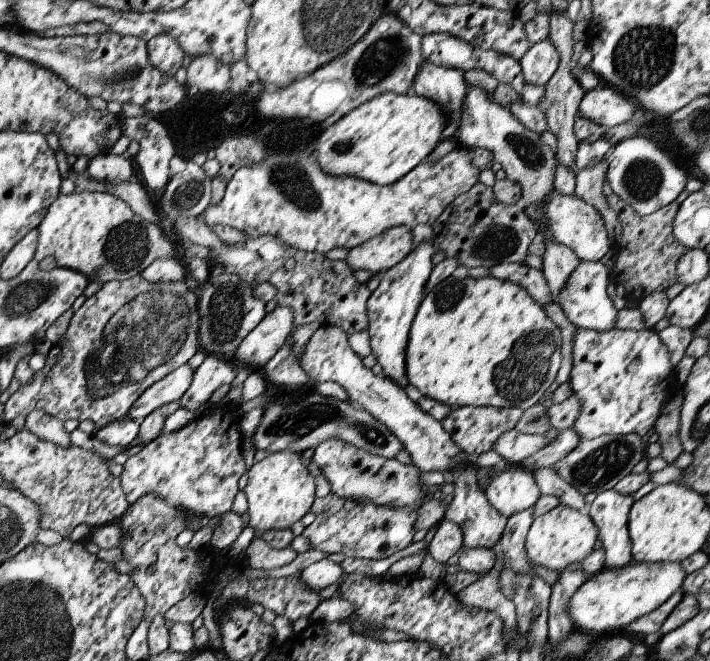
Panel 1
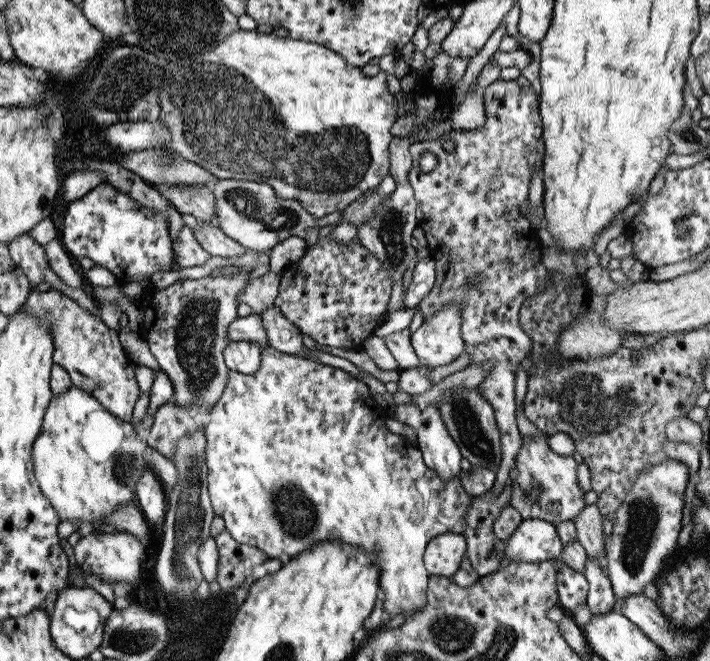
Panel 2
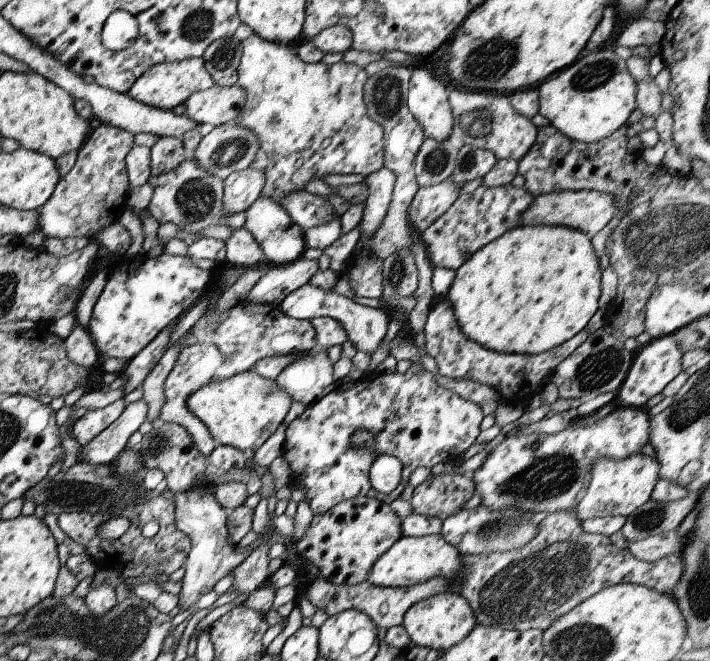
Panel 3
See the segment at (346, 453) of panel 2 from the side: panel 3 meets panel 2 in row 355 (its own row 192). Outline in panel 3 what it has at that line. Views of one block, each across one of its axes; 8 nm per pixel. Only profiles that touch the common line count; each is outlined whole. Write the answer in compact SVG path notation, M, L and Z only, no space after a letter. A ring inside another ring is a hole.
M255 33L251 36L247 36L245 40L240 41L241 44L241 58L239 66L237 66L237 80L236 84L245 90L246 100L243 104L243 108L239 110L239 114L233 118L233 120L227 122L231 126L241 126L245 130L251 130L257 138L257 152L253 156L253 162L249 164L249 168L253 170L262 170L263 176L265 176L263 188L260 192L261 198L267 198L274 203L281 204L285 196L289 196L291 192L303 191L305 184L313 179L320 179L323 176L329 174L362 174L364 177L369 176L372 172L379 170L383 167L383 128L373 122L369 116L367 116L367 108L365 108L365 102L363 100L363 84L367 80L367 74L363 68L354 64L345 64L339 61L332 65L326 65L322 60L316 63L303 62L289 46L282 45L276 42L267 42L267 40L261 40Z

